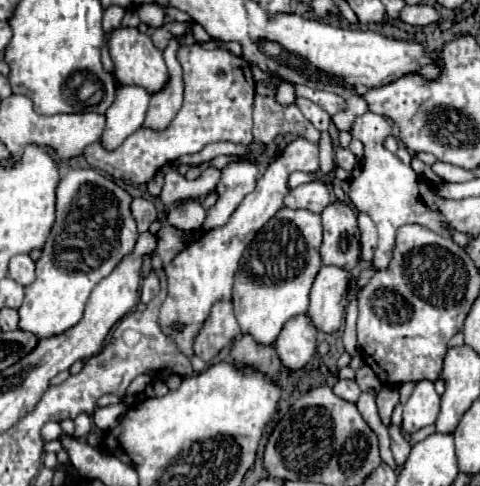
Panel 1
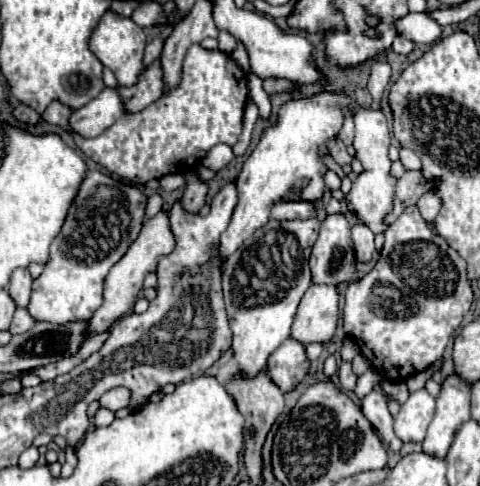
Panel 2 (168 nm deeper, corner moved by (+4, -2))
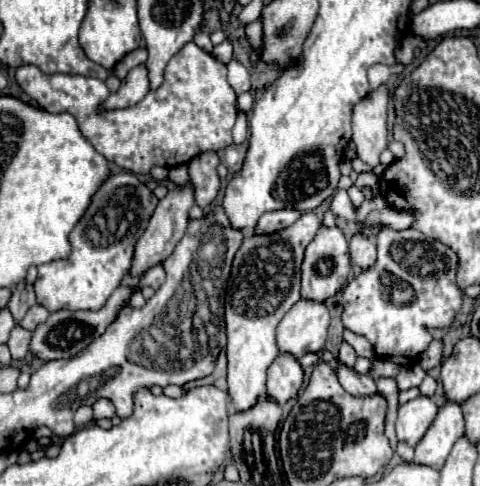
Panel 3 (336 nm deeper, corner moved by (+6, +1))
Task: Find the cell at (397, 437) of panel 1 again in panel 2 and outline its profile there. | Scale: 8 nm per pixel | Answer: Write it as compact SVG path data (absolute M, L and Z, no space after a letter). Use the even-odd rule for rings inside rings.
M372 390L368 396L364 396L360 400L362 404L362 412L364 416L372 422L372 426L378 430L380 438L390 446L392 452L400 452L402 448L402 442L396 438L394 434L394 420L388 412L388 406L386 406L386 400L382 396L382 392L376 392Z

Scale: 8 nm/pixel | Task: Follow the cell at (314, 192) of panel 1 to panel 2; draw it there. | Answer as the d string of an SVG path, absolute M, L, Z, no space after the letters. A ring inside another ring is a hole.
M278 202L270 212L270 218L274 220L296 220L312 216L316 216L316 208L312 202Z

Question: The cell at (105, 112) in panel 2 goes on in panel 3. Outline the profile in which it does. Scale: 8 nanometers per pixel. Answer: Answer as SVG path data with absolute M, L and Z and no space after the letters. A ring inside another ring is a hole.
M134 67L126 79L122 79L122 85L116 93L110 93L100 109L102 111L112 111L112 109L126 109L136 105L144 95L148 93L148 77L146 77L146 67Z

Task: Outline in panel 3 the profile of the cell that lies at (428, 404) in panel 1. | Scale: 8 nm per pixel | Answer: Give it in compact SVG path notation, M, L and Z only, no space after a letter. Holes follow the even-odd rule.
M424 395L400 405L396 419L398 441L404 441L414 447L424 437L426 429L432 425L436 411L438 411L436 403Z

